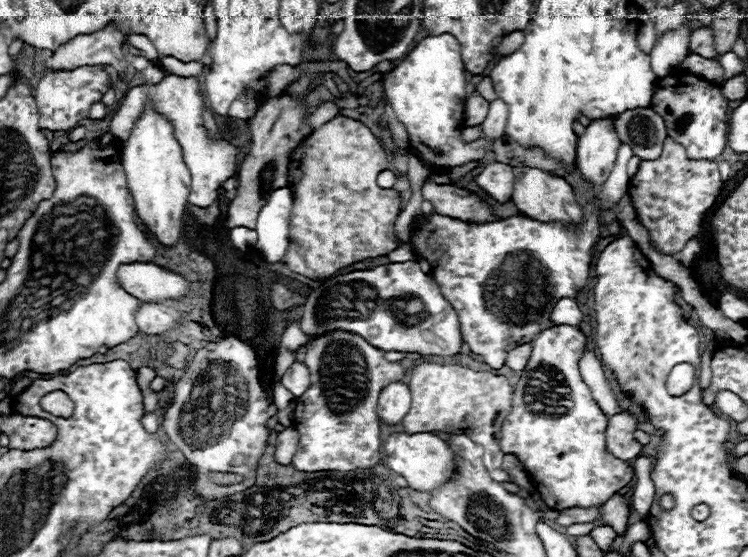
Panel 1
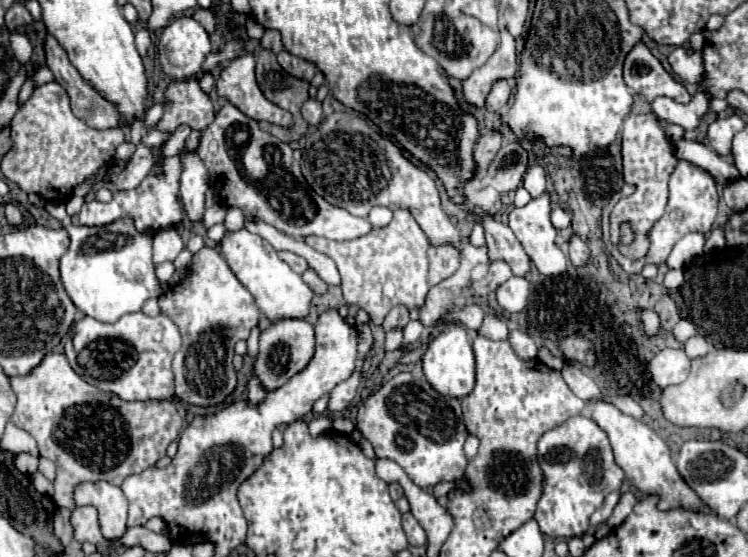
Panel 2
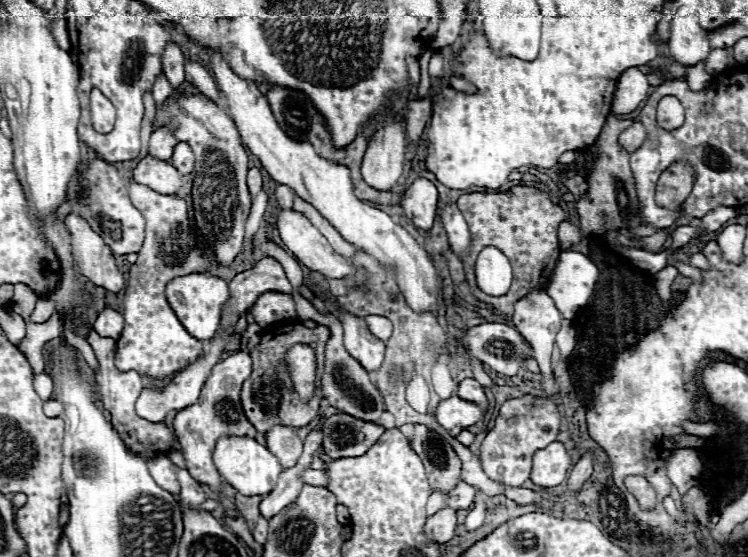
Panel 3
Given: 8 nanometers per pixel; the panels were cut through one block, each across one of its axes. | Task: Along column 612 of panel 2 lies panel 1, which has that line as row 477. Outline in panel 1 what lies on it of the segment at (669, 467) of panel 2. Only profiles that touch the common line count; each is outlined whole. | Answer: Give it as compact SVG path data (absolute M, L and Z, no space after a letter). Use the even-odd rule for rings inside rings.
M394 432L384 444L384 452L386 452L386 458L384 458L386 466L402 474L408 480L408 486L420 492L434 492L442 488L442 484L450 480L452 472L456 470L454 452L450 450L450 446L442 438L430 432L418 432L418 434Z

